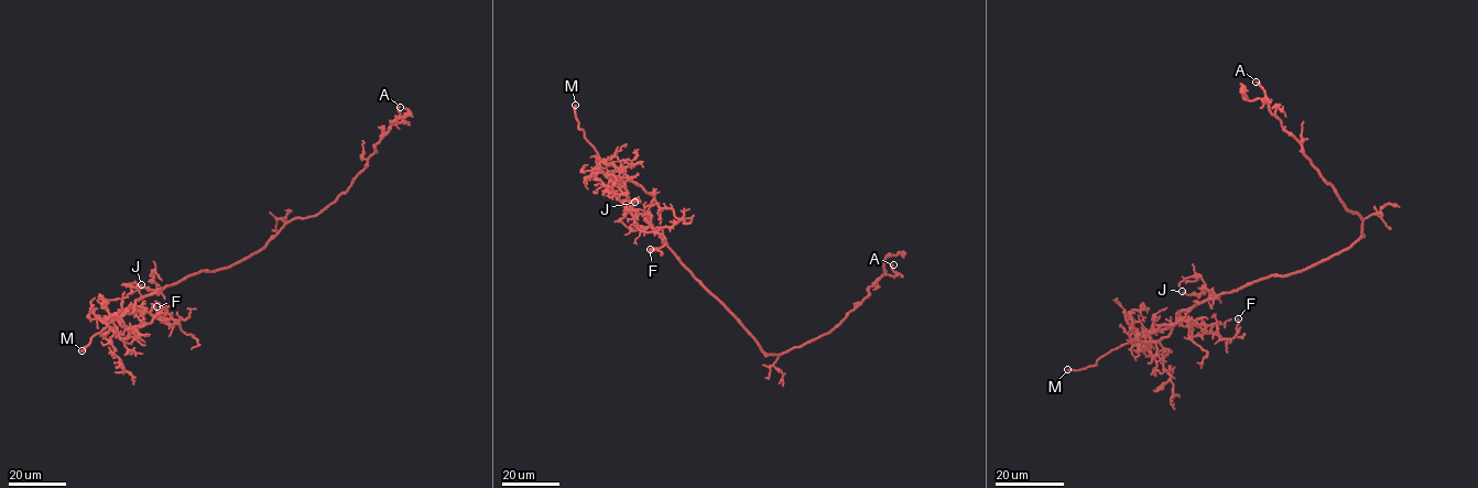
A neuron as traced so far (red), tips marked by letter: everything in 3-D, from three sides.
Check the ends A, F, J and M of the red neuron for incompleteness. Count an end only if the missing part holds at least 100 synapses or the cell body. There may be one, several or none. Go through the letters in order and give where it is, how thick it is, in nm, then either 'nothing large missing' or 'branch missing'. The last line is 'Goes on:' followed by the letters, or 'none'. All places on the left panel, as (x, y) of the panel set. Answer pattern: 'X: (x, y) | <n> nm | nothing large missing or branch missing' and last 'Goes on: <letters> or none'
A: (400, 107) | 240 nm | nothing large missing
F: (156, 306) | 120 nm | nothing large missing
J: (141, 284) | 120 nm | nothing large missing
M: (82, 350) | 280 nm | branch missing
Goes on: M

